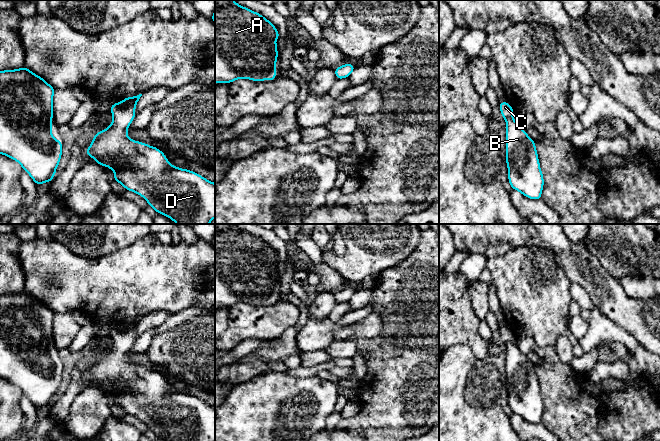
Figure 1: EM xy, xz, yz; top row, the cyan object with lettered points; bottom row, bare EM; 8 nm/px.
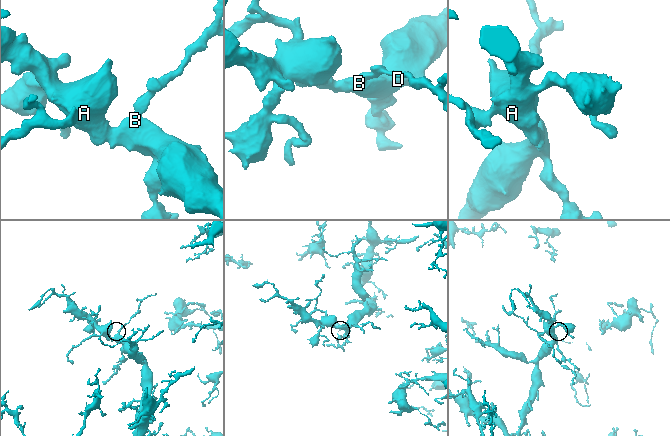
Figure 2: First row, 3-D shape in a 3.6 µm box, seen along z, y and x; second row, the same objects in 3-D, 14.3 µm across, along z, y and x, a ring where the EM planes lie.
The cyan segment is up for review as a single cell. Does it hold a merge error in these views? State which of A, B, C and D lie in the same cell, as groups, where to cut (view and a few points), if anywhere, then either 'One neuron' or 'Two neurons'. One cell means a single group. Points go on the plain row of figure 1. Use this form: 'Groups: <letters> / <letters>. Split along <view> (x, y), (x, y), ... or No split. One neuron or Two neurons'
Groups: A B C D. No split. One neuron

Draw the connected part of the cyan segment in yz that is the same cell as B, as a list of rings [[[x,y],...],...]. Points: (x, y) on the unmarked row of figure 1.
[[[505,324],[498,332],[506,345],[506,388],[511,413],[532,424],[540,424],[544,401],[535,365],[513,343],[514,334]]]

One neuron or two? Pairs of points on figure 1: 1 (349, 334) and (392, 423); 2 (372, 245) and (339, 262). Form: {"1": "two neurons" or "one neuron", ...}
{"1": "one neuron", "2": "one neuron"}

